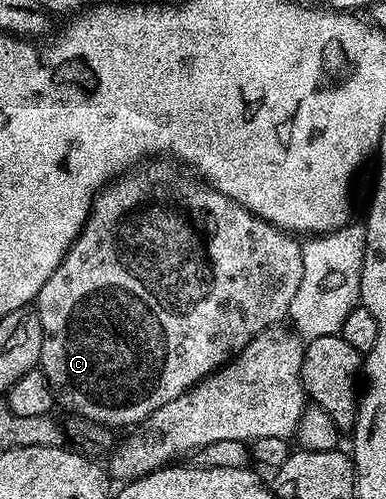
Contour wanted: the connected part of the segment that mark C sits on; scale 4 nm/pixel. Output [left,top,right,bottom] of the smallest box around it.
[36,158,304,430]

